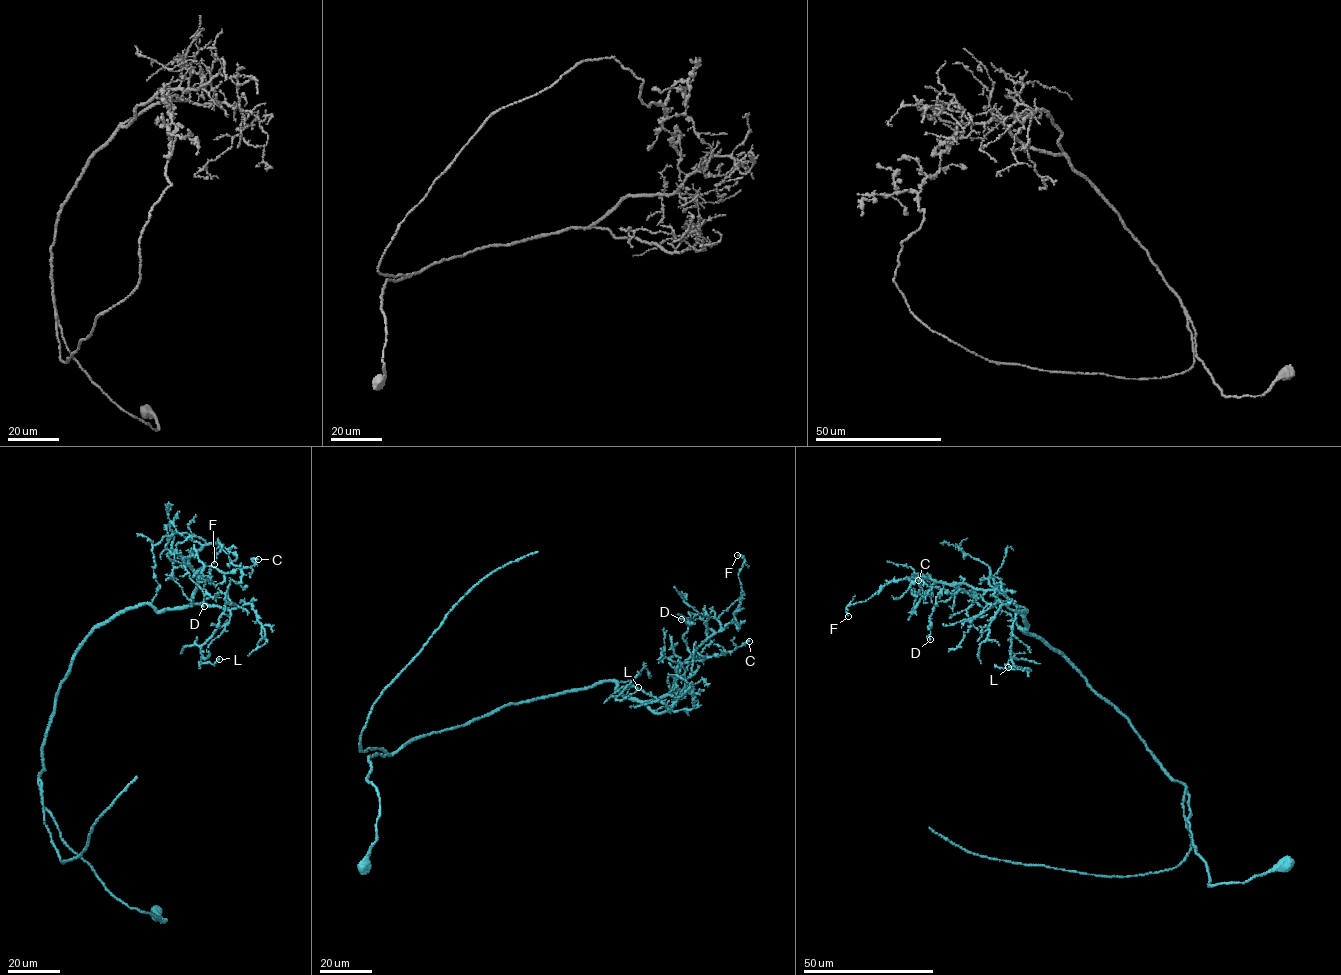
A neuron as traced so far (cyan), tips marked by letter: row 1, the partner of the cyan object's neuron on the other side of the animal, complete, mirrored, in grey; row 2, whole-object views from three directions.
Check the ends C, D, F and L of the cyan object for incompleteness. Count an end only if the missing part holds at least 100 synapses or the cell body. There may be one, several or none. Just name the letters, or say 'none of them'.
none of them

